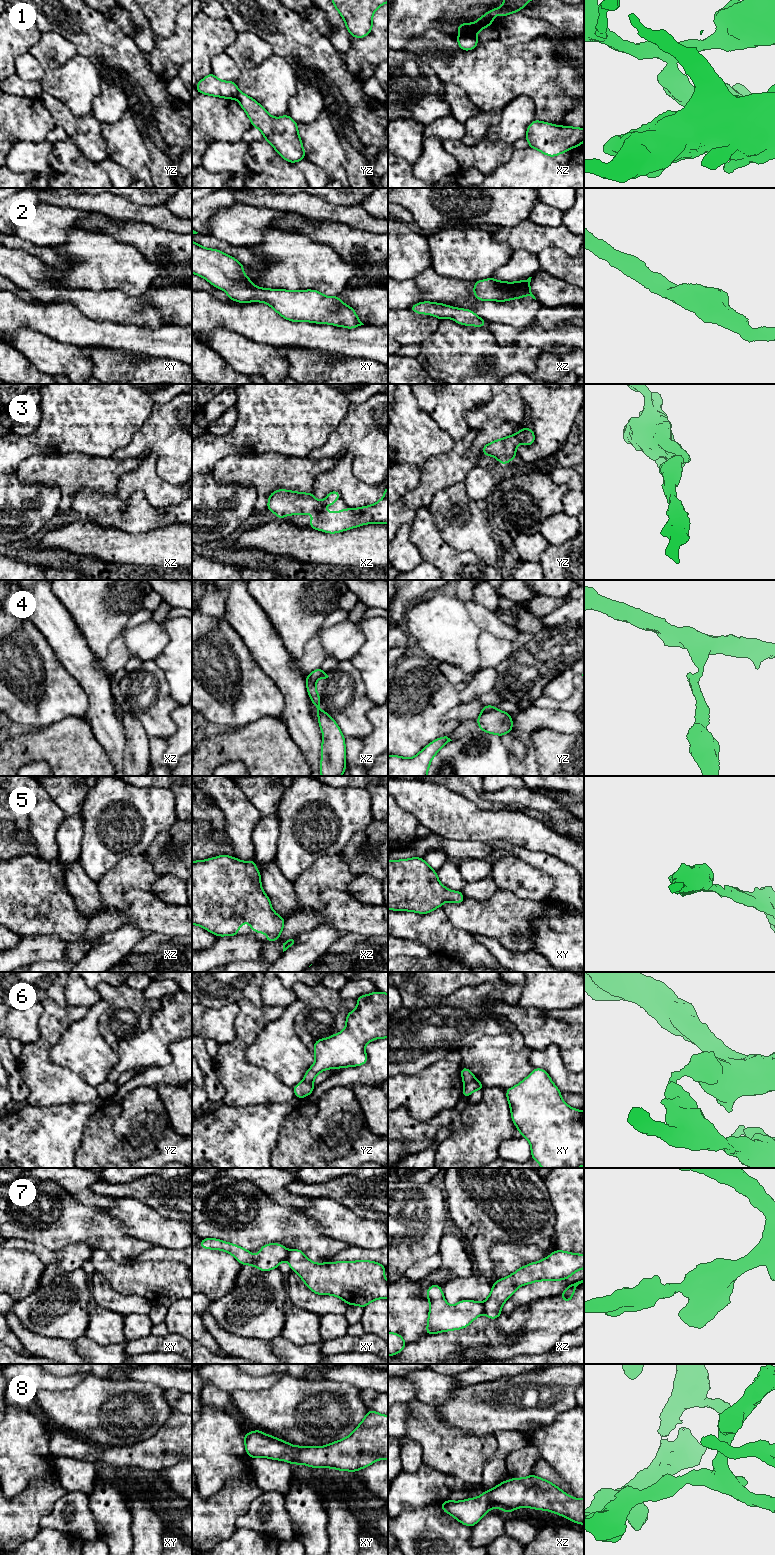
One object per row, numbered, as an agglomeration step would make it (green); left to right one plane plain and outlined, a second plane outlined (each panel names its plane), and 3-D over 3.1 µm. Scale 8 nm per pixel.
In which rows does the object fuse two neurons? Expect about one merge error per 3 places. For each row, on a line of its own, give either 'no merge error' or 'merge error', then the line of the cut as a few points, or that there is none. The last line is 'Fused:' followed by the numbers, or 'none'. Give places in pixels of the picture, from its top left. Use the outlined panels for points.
1: merge error; cut xz (459, 35), (475, 36)
2: no merge error; cut none
3: no merge error; cut none
4: merge error; cut yz (495, 708), (481, 713)
5: no merge error; cut none
6: merge error; cut xy (475, 1078), (464, 1083)
7: merge error; cut xz (482, 1303), (484, 1312)
8: no merge error; cut none
Fused: 1, 4, 6, 7

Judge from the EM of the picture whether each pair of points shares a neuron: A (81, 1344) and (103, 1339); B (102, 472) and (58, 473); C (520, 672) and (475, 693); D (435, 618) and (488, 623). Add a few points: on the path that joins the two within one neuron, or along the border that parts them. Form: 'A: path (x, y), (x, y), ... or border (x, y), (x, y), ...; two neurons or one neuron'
A: border (84, 1335), (101, 1345), (116, 1344); two neurons
B: path (91, 472), (69, 472); one neuron
C: border (496, 668), (497, 682), (493, 688); two neurons
D: border (464, 603), (471, 620), (480, 631); two neurons

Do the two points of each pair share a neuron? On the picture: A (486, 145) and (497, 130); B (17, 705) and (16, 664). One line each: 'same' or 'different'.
A: different
B: same

